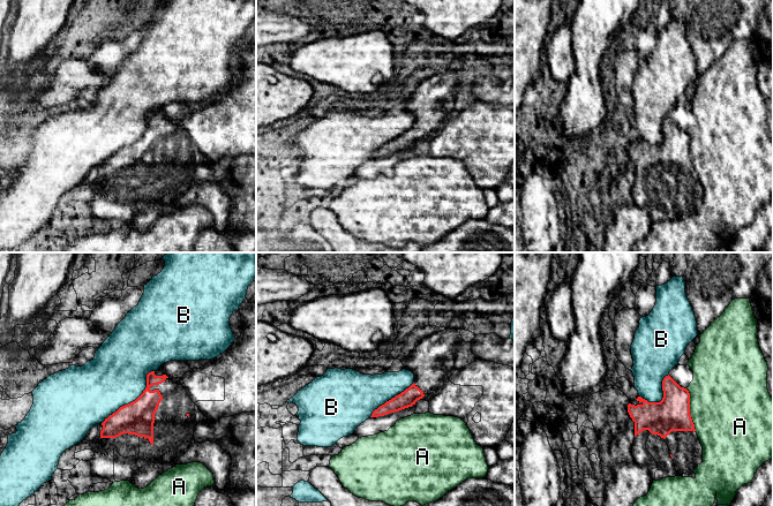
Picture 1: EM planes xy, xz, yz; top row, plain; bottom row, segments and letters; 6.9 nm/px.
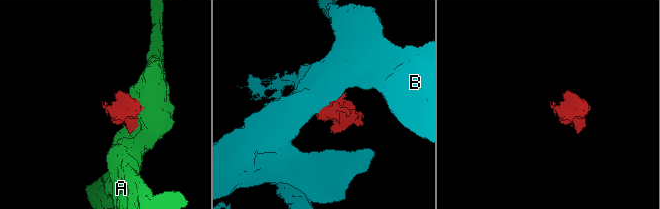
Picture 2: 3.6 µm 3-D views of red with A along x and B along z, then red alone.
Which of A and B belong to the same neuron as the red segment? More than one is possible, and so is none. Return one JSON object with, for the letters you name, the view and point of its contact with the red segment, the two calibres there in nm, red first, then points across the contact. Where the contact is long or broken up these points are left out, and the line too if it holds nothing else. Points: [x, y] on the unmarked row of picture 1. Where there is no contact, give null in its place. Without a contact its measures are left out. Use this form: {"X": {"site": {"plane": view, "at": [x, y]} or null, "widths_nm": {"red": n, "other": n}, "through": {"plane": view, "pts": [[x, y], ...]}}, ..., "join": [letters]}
{"join": []}

